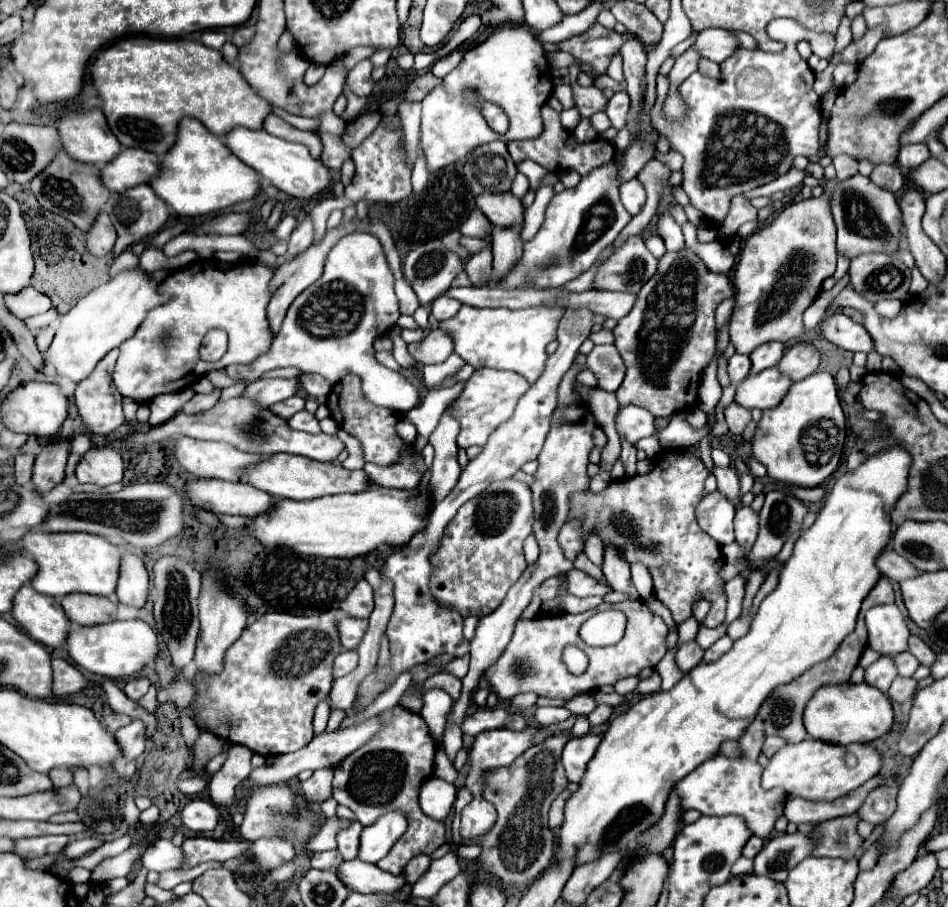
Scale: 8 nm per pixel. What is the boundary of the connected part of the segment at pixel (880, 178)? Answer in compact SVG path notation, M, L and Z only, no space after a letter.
M875 165L869 179L875 185L879 185L881 189L887 189L887 191L893 191L893 193L899 191L905 183L905 177L903 177L903 173L897 165Z

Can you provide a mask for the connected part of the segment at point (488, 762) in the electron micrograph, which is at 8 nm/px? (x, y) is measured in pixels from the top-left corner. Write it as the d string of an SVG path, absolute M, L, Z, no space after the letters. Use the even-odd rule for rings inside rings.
M529 727L523 733L513 729L494 729L479 733L469 755L471 771L465 781L467 789L471 789L473 795L481 795L483 773L487 773L487 769L511 765L515 757L531 747L531 737L535 735L535 731L535 727Z

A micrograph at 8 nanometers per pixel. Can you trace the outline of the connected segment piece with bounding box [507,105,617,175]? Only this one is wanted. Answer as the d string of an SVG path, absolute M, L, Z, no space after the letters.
M543 105L541 115L543 115L545 129L543 129L543 133L537 139L531 139L531 141L509 141L507 143L509 155L513 157L515 163L531 159L531 161L543 165L549 173L555 173L555 175L561 175L561 173L567 173L567 171L577 171L579 175L587 175L587 173L591 173L591 169L597 169L599 165L607 165L609 161L615 159L617 151L615 151L611 141L605 141L605 139L599 137L595 141L579 143L575 139L575 135L561 125L559 113L555 109L551 109L549 105Z

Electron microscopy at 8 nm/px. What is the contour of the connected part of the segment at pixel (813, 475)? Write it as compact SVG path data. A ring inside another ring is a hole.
M827 371L793 383L789 393L775 409L765 409L757 423L751 457L767 467L767 475L785 485L817 487L839 465L847 435L845 413L839 403L835 381Z

